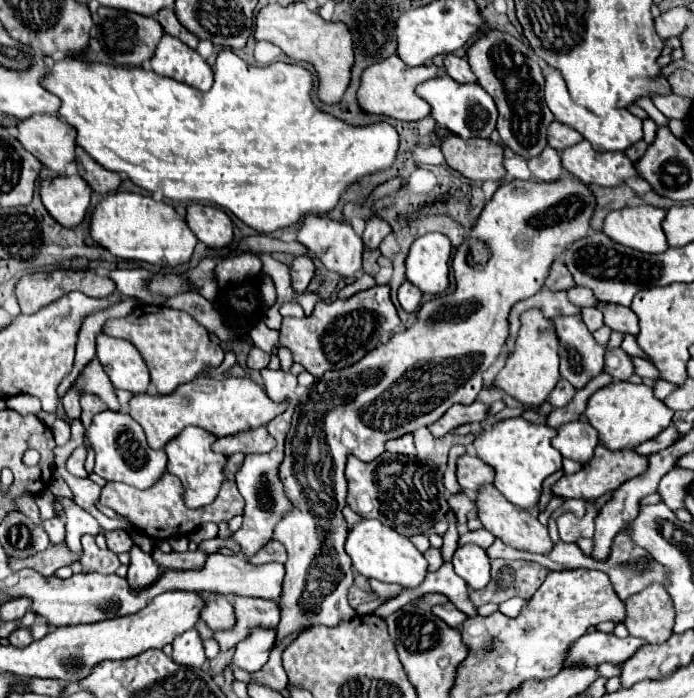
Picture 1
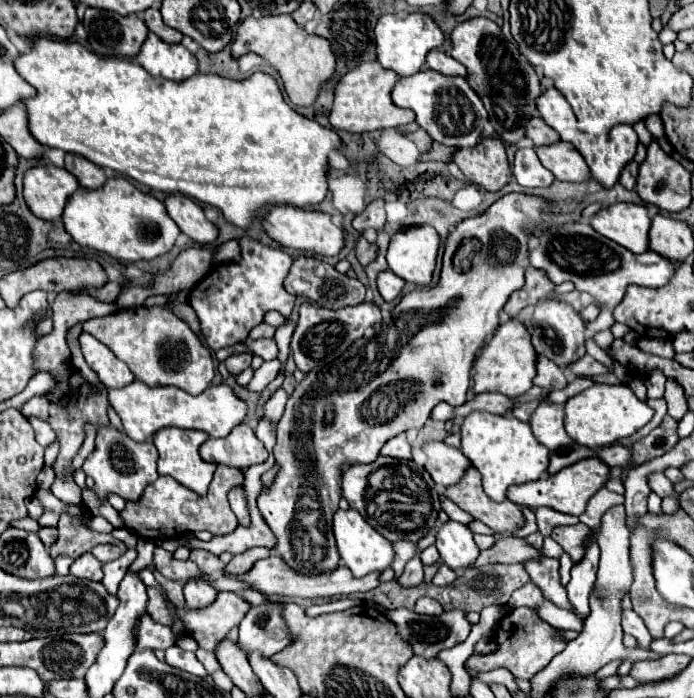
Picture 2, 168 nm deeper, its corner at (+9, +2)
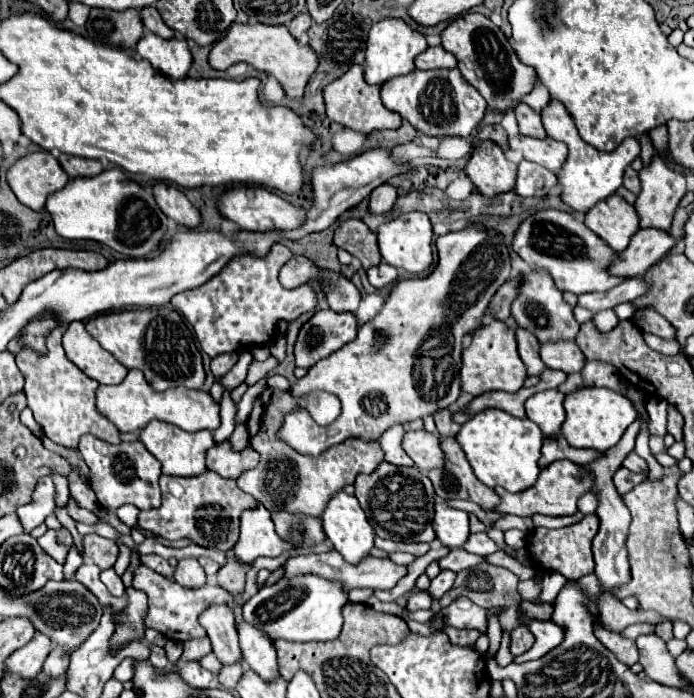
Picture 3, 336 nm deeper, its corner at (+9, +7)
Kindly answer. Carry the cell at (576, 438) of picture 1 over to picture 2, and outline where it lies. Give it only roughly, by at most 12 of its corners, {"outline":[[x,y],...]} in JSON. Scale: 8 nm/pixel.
{"outline":[[540,402],[530,416],[534,436],[550,450],[572,446],[564,408]]}

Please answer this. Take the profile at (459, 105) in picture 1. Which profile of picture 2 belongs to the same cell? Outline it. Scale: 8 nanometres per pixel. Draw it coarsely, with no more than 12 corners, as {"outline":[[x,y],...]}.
{"outline":[[462,76],[400,78],[410,108],[444,146],[472,148],[488,112]]}

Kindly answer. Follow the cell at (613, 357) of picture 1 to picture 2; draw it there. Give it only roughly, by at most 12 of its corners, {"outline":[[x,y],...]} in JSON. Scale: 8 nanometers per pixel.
{"outline":[[588,354],[568,366],[572,374],[592,376],[608,372]]}

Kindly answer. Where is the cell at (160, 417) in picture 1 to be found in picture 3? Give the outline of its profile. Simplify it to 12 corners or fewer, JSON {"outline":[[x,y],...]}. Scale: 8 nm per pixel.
{"outline":[[140,369],[100,385],[96,407],[120,431],[154,419],[184,431],[220,427],[208,391],[160,393]]}

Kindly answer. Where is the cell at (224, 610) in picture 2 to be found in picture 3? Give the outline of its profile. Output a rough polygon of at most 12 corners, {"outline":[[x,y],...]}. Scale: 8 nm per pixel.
{"outline":[[140,565],[146,627],[174,641],[206,637],[198,617],[234,601],[218,585],[180,587]]}

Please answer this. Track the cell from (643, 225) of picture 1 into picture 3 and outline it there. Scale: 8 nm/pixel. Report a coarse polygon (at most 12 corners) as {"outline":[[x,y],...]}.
{"outline":[[618,195],[598,201],[584,223],[616,251],[640,227],[634,205]]}

